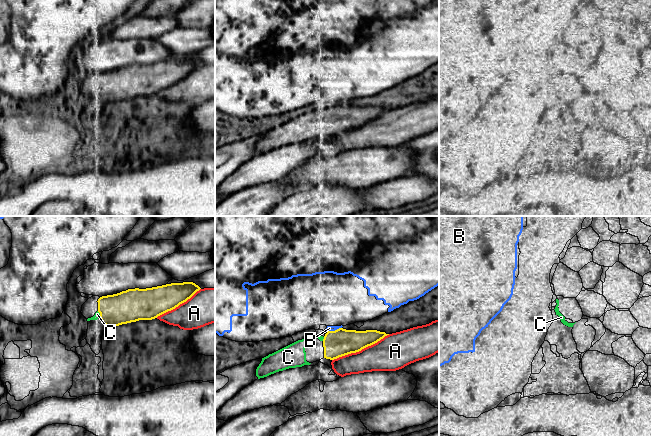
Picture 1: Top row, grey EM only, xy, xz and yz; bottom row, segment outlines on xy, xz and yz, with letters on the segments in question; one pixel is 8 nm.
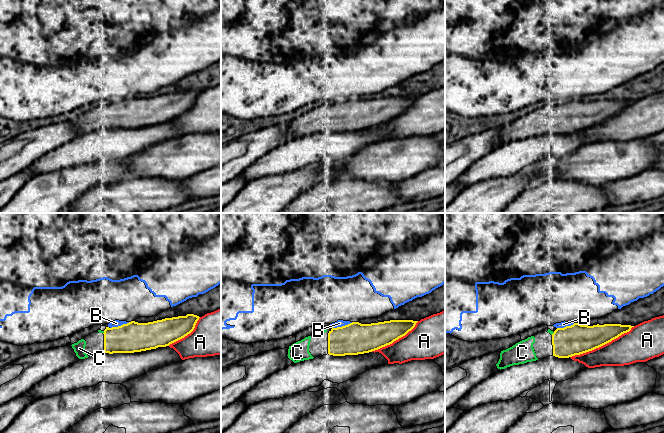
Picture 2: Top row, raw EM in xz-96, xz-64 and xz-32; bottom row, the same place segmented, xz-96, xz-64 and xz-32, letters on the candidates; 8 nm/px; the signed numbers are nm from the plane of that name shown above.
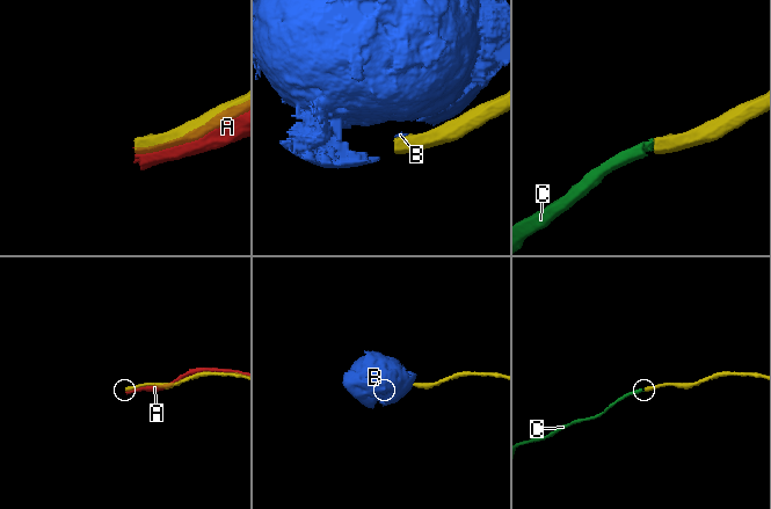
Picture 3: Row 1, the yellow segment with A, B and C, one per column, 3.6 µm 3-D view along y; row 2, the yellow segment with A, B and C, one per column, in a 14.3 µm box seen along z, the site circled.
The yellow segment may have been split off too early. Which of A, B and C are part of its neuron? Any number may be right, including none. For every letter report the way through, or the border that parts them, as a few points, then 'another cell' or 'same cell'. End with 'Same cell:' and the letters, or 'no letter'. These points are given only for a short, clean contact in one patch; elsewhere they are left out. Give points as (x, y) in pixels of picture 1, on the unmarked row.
A: another cell
B: border along xz (341, 103), (327, 107); another cell
C: runs through xy (128, 82), (99, 88), (97, 90); same cell
Same cell: C

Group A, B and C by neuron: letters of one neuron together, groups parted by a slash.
A / B / C

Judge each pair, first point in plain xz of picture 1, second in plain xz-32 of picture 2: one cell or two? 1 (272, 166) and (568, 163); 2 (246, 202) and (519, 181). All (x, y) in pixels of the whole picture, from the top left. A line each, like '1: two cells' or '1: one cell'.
1: two cells
2: one cell

